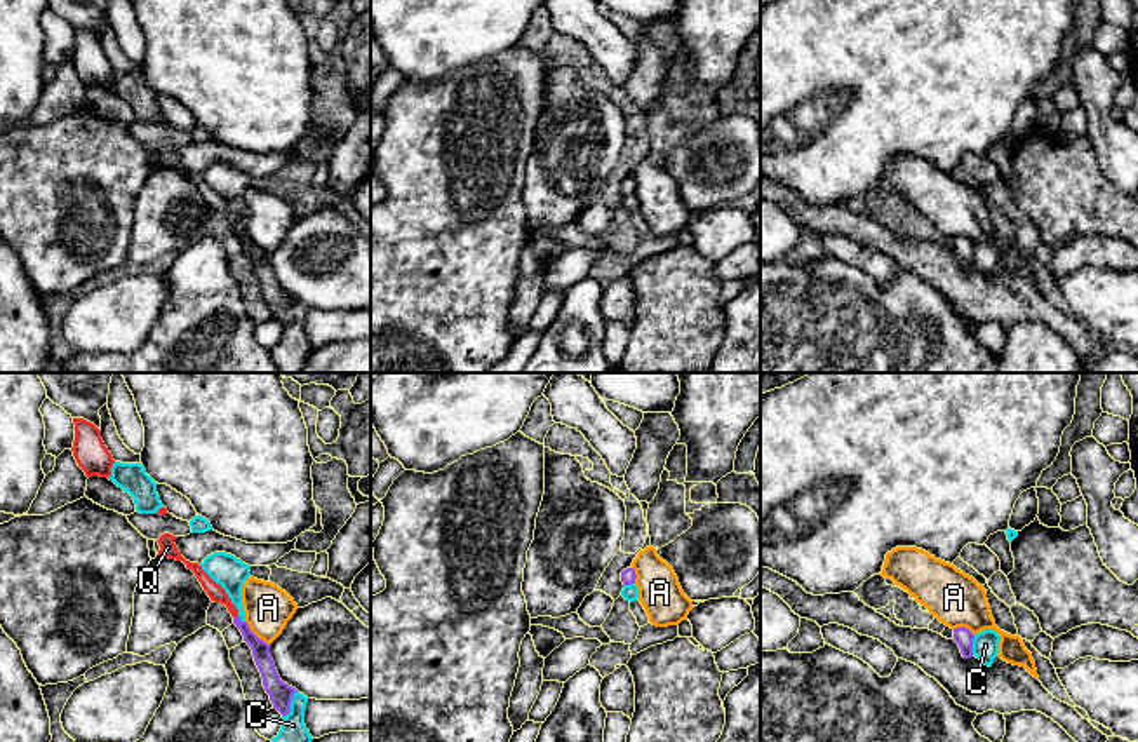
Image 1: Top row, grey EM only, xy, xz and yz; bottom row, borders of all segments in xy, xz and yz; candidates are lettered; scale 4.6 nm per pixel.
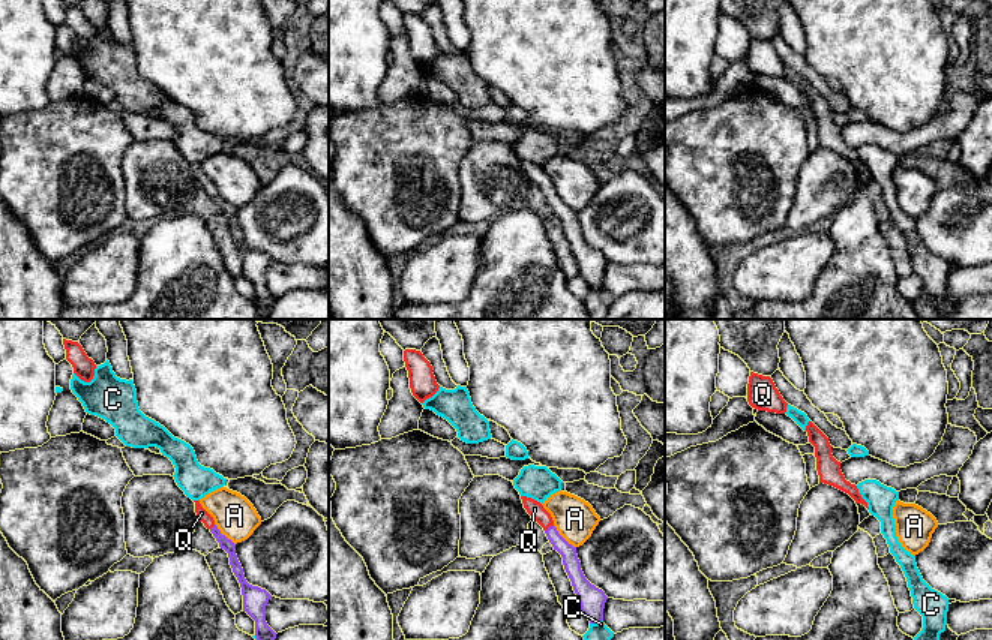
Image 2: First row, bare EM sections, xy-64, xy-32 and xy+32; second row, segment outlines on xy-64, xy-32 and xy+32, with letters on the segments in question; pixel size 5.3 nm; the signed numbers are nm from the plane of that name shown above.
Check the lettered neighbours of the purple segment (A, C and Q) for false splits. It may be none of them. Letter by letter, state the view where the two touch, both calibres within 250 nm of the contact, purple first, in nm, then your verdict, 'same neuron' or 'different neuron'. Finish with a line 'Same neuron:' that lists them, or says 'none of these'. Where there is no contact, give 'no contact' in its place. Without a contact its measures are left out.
A: meets purple in xy; 90 nm thick on the purple side, 220 nm on the other; different neuron
C: meets purple in xy; 110 nm thick on the purple side, 160 nm on the other; different neuron
Q: meets purple in xy; 80 nm thick on the purple side, 80 nm on the other; same neuron
Same neuron: Q

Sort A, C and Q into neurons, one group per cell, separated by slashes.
A / C / Q

